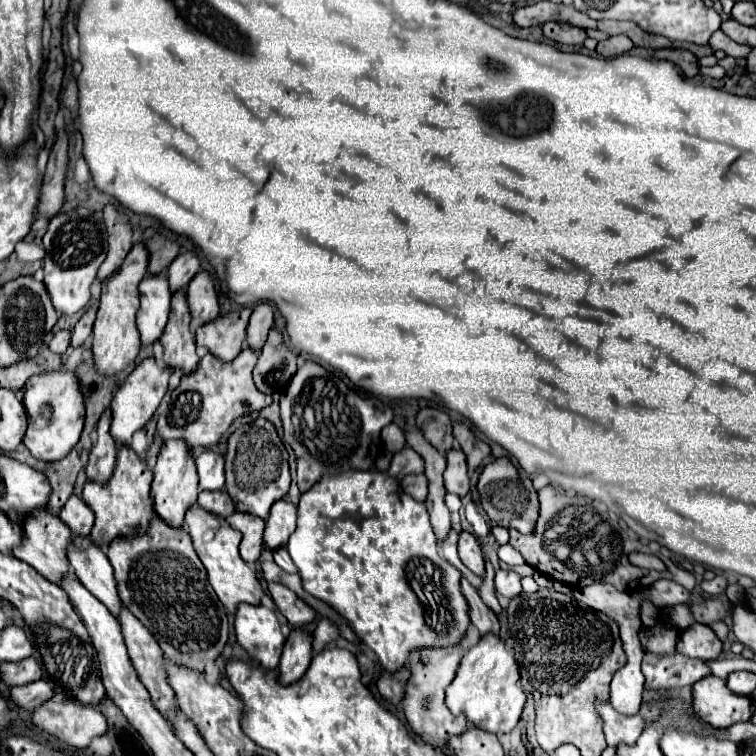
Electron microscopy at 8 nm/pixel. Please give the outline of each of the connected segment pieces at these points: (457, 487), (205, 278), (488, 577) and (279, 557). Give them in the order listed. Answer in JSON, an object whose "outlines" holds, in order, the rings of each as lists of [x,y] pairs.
{"outlines":[[[[452,448],[452,452],[446,452],[448,468],[444,472],[444,486],[448,492],[466,498],[470,490],[470,478],[466,468],[466,456],[460,448]]],[[[198,272],[190,280],[186,288],[186,302],[192,318],[200,318],[202,322],[212,322],[218,316],[218,296],[210,274]]],[[[484,554],[484,560],[486,560],[486,574],[482,576],[482,584],[480,584],[480,588],[478,588],[478,594],[480,594],[480,598],[484,600],[484,604],[488,604],[488,608],[490,608],[496,616],[500,616],[500,614],[502,614],[502,606],[498,604],[496,590],[494,590],[494,568],[492,568],[490,560],[486,558],[486,554]]],[[[280,548],[280,550],[274,552],[274,562],[276,562],[284,572],[290,572],[290,574],[296,572],[296,566],[294,566],[294,562],[292,562],[292,558],[290,558],[290,554],[288,554],[286,548]]]]}

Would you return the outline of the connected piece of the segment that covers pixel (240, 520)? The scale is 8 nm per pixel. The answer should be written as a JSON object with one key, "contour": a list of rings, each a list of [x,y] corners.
{"contour":[[[242,512],[232,514],[226,520],[234,530],[242,532],[242,542],[240,542],[240,556],[252,564],[258,562],[260,554],[262,554],[262,534],[264,534],[264,526],[266,522],[260,520],[258,516],[248,516]]]}

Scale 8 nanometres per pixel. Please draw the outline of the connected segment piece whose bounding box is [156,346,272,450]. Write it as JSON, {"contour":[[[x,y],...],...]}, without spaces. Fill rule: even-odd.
{"contour":[[[244,346],[244,350],[230,364],[216,360],[212,354],[206,354],[200,360],[196,372],[190,376],[184,376],[180,386],[172,392],[168,414],[166,418],[158,420],[156,434],[162,440],[182,438],[186,440],[190,450],[216,446],[222,434],[230,428],[230,424],[236,418],[244,416],[246,412],[258,412],[272,404],[270,396],[264,396],[262,392],[258,392],[258,388],[254,388],[254,382],[252,382],[254,364],[256,364],[256,352],[252,352],[252,348],[248,346]],[[188,394],[198,394],[200,404],[194,404],[192,402],[194,398],[188,398]]]}

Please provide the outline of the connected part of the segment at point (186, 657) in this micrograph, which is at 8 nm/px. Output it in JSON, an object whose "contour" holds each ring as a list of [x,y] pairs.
{"contour":[[[158,516],[152,518],[150,528],[144,536],[134,536],[128,540],[114,540],[108,548],[108,560],[114,568],[114,578],[118,584],[118,594],[124,606],[152,632],[160,644],[164,656],[182,668],[204,672],[206,662],[216,660],[222,654],[222,648],[228,640],[228,620],[222,602],[212,590],[206,568],[200,562],[192,538],[184,528],[170,528]]]}

